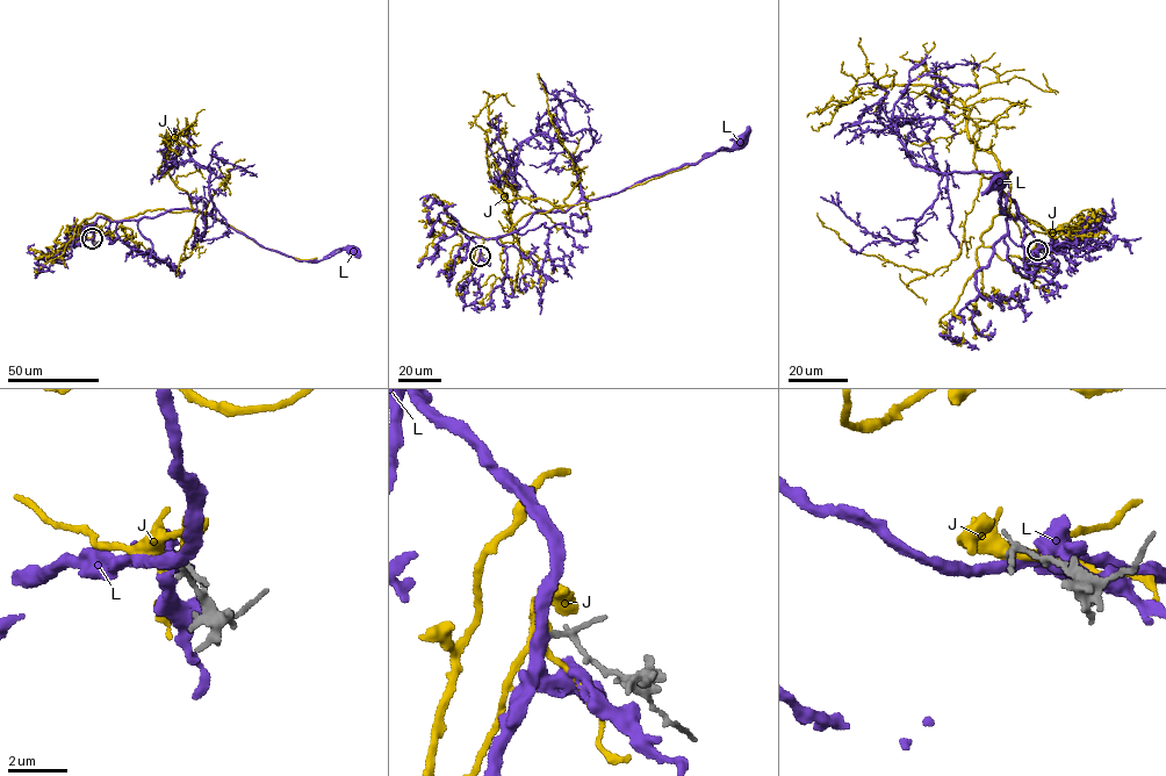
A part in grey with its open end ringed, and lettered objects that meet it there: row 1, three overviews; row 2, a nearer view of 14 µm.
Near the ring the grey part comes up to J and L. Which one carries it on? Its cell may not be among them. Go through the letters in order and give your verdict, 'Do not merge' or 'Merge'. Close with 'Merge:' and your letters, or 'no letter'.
J: Do not merge
L: Do not merge
Merge: no letter

